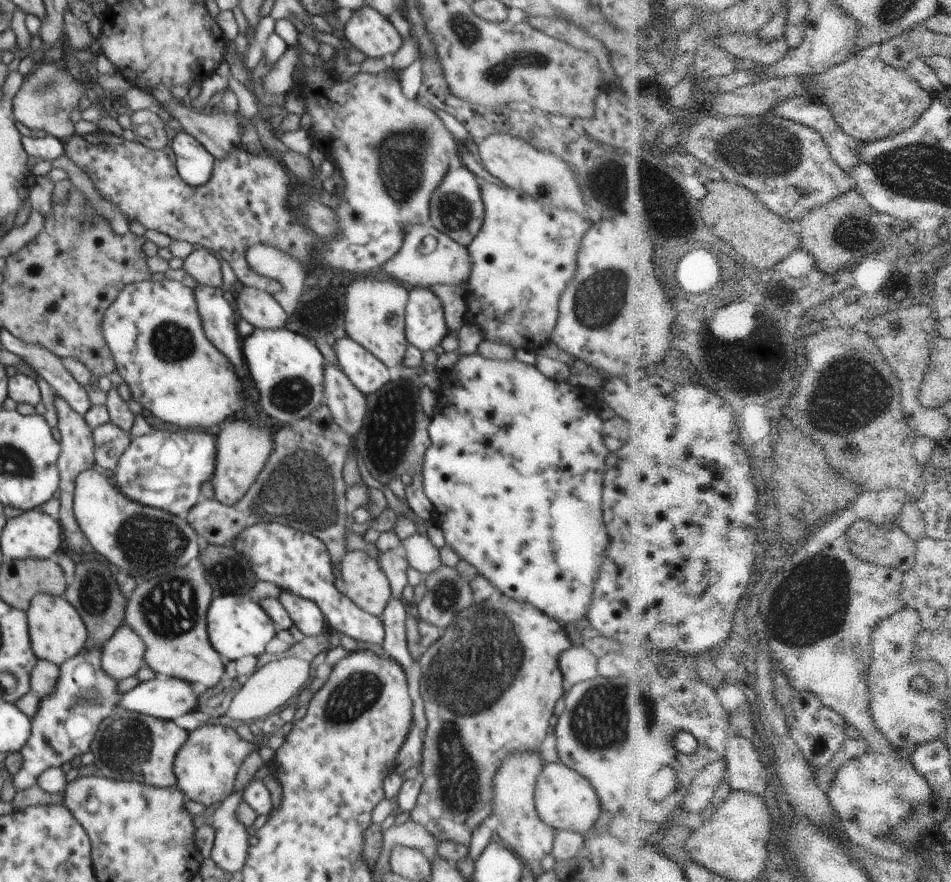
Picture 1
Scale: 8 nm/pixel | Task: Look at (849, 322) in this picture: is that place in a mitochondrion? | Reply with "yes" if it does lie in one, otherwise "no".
no

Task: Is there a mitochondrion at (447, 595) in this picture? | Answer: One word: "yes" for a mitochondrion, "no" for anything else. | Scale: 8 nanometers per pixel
yes

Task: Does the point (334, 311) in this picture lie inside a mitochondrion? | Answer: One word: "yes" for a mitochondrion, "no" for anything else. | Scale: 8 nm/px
no

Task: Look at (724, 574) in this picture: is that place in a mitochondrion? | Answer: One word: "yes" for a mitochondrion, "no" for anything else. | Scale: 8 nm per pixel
no

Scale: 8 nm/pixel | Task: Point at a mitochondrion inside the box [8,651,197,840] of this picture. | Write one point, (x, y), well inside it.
(124, 748)

